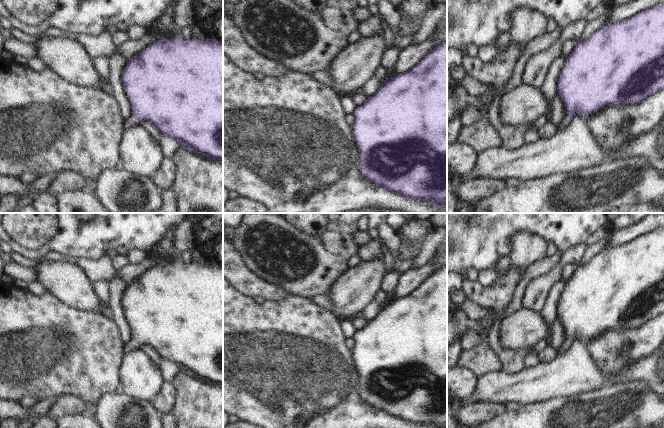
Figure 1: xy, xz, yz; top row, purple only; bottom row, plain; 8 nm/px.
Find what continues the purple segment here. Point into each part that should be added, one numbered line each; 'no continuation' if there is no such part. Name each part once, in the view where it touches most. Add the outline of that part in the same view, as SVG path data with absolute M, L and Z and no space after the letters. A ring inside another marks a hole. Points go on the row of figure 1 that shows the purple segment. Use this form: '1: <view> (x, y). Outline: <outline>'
1: xy (130, 122). Outline: M130 104L130 116L127 119L125 119L125 130L127 131L128 129L130 129L138 124L139 124L139 122L133 118L133 109Z

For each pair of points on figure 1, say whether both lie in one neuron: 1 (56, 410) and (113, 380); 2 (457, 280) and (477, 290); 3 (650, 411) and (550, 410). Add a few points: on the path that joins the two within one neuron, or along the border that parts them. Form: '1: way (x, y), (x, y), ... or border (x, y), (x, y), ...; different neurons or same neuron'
1: border (60, 396), (77, 395), (89, 404); different neurons
2: border (465, 278), (461, 288); different neurons
3: way (625, 411), (575, 411); same neuron

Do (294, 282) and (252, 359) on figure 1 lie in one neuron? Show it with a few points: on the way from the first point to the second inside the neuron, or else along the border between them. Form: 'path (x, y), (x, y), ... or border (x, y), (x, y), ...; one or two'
border (291, 295), (302, 295), (310, 298); two

